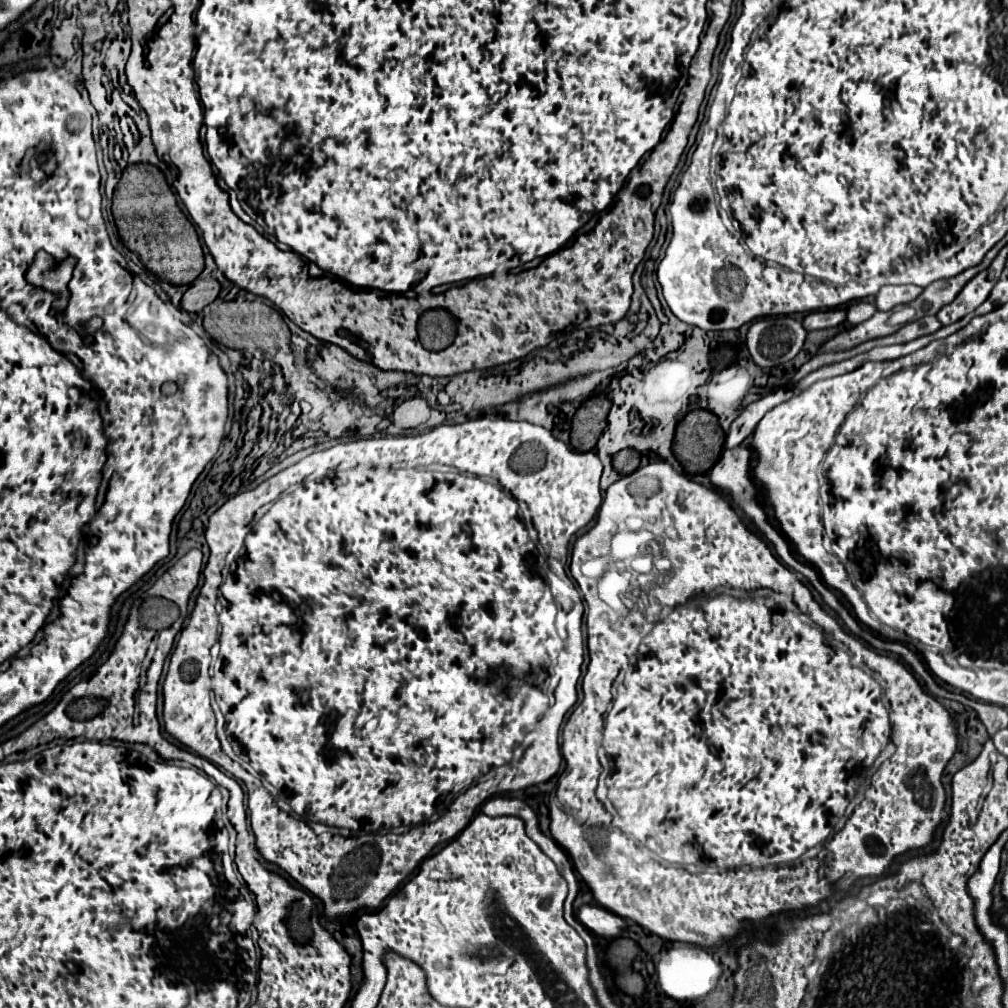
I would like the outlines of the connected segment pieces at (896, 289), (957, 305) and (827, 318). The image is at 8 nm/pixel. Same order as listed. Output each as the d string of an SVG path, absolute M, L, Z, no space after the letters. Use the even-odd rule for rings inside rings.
M886 285L876 295L876 307L878 311L890 311L896 305L906 305L914 301L924 289L916 285Z
M1006 249L1002 251L1002 255L998 255L998 257L992 261L992 265L990 265L986 271L978 273L978 277L974 277L974 279L958 293L958 297L956 297L950 305L946 305L944 309L938 311L936 317L938 317L938 321L940 321L942 325L950 325L950 323L962 319L964 315L972 313L978 305L982 305L982 303L986 301L986 297L990 295L992 287L998 283L1000 273L1002 273L1002 269L1004 269L1004 253L1006 253Z
M832 309L832 311L814 311L804 317L804 329L814 331L814 329L826 329L826 327L836 327L842 321L846 321L846 311L844 309Z

